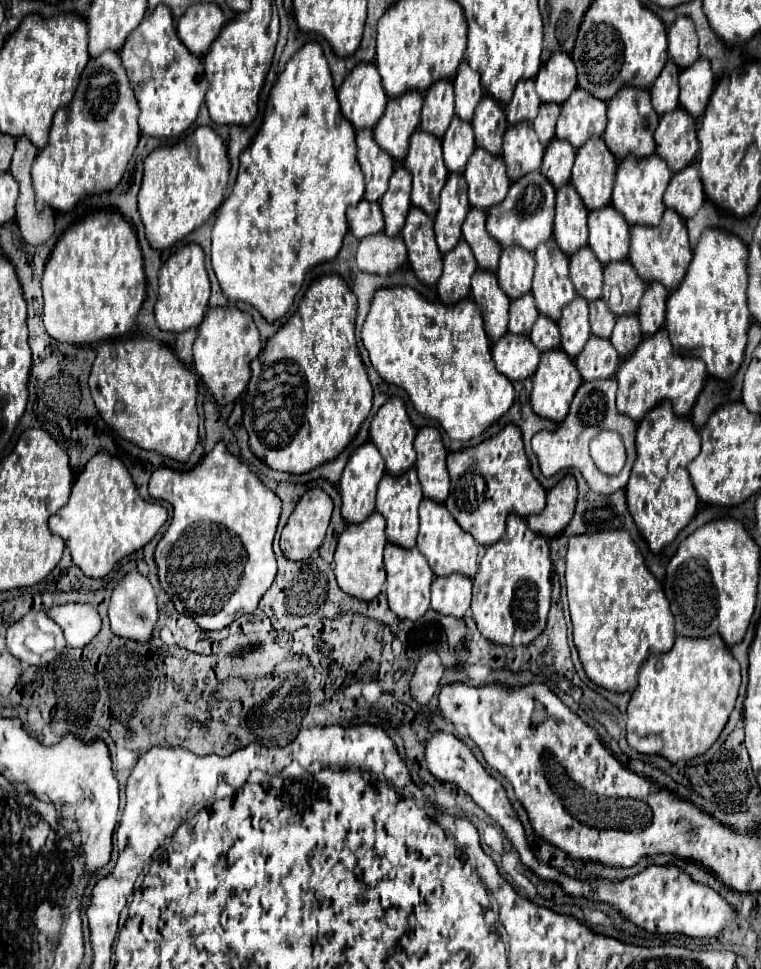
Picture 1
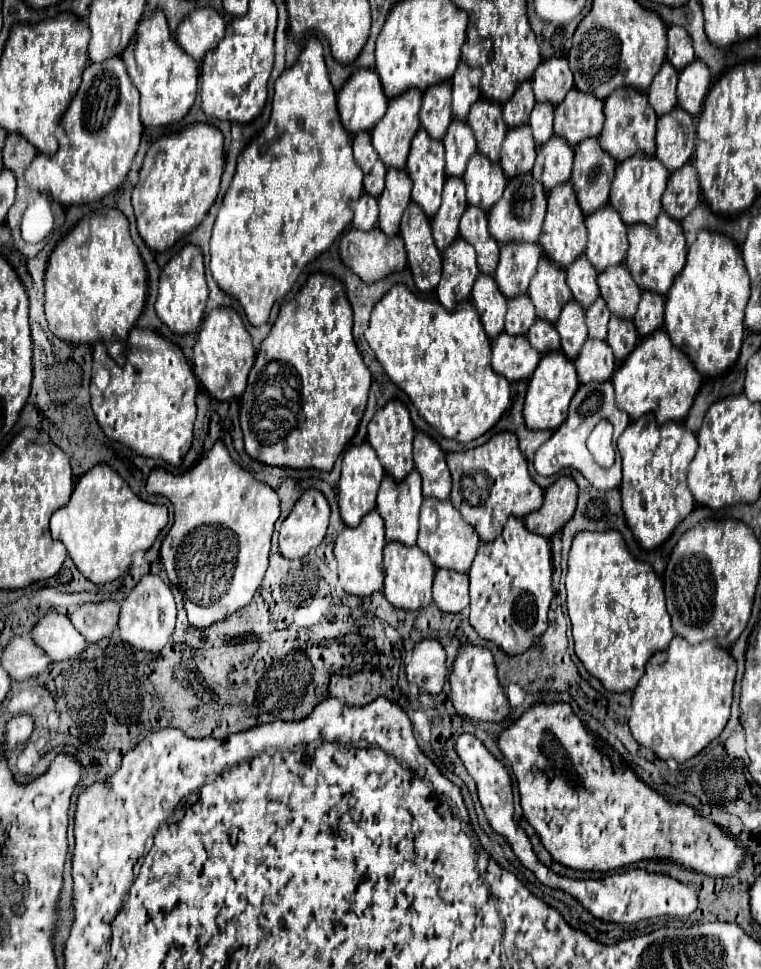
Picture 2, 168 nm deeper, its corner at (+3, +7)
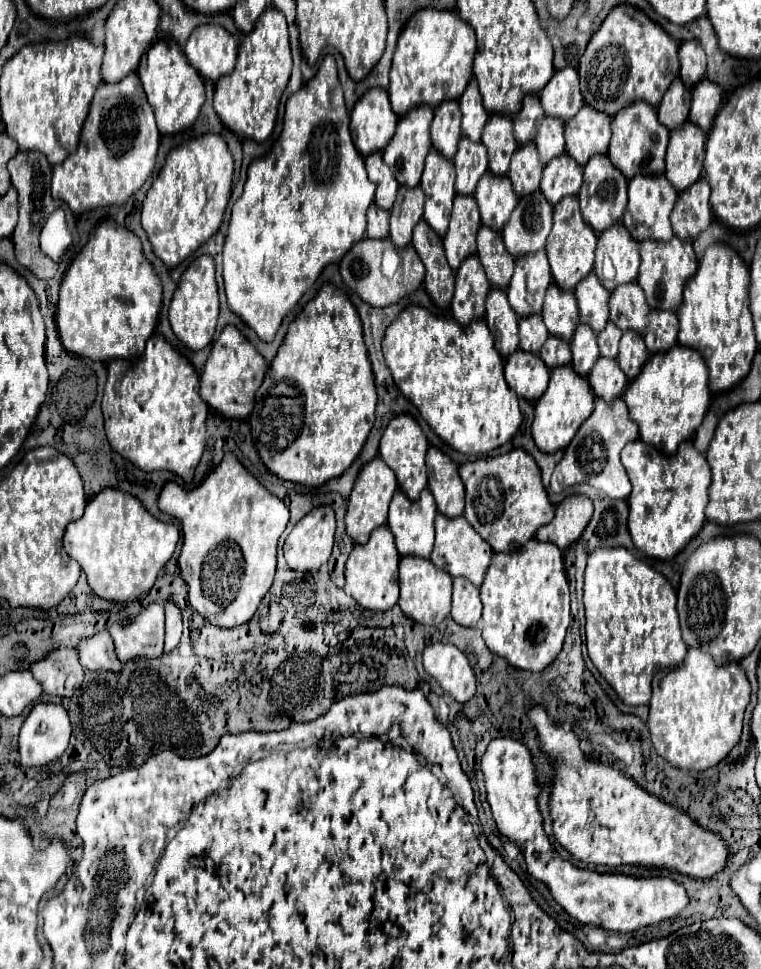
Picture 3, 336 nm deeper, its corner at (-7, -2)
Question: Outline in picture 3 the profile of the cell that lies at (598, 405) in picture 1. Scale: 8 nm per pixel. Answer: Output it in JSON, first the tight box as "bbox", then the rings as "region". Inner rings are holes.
{"bbox":[550,399,638,499],"region":[[[596,399],[596,407],[594,407],[592,415],[582,423],[578,433],[566,447],[562,461],[556,465],[556,469],[552,473],[550,489],[554,493],[560,493],[566,487],[588,481],[588,485],[596,487],[598,491],[606,493],[612,499],[628,499],[632,485],[630,485],[626,469],[620,461],[620,451],[624,449],[626,443],[630,443],[634,439],[638,439],[638,425],[634,421],[630,423],[626,403],[622,399],[616,399],[614,405],[610,407],[602,399]]]}

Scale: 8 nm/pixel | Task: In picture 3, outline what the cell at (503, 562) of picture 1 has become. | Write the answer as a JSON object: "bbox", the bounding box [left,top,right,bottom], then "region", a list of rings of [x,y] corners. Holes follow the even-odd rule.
{"bbox":[480,539,570,673],"region":[[[530,539],[522,549],[514,553],[494,553],[484,585],[480,587],[480,599],[484,603],[480,621],[482,637],[492,653],[504,657],[516,669],[534,673],[542,671],[556,659],[562,649],[566,629],[570,625],[570,591],[564,571],[564,555],[554,543]]]}

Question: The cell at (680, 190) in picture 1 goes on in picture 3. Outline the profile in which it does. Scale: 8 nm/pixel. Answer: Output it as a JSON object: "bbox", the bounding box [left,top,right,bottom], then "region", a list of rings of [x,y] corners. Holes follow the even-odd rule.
{"bbox":[672,179,712,241],"region":[[[706,179],[696,181],[692,187],[678,195],[672,211],[672,229],[680,239],[694,241],[712,223],[712,209],[708,203],[710,185]]]}

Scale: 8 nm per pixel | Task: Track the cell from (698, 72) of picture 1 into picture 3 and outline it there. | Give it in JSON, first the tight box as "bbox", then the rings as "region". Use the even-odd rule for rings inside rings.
{"bbox":[690,79,722,133],"region":[[[702,79],[692,91],[690,121],[708,133],[712,129],[720,103],[722,103],[722,87],[718,87],[716,83],[710,83],[708,79]]]}

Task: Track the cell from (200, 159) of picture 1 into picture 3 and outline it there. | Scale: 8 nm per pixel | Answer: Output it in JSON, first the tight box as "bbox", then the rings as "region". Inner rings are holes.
{"bbox":[142,135,234,269],"region":[[[220,135],[196,137],[168,153],[142,207],[142,227],[148,233],[152,251],[168,269],[190,257],[220,229],[230,199],[232,175],[234,161]]]}

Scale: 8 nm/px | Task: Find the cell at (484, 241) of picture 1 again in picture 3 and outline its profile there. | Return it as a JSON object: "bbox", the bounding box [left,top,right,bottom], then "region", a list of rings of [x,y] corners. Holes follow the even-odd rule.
{"bbox":[478,227,514,289],"region":[[[480,227],[478,231],[478,259],[482,261],[482,267],[488,275],[488,281],[492,287],[506,289],[510,283],[510,277],[514,273],[514,257],[506,251],[502,243],[502,235]]]}

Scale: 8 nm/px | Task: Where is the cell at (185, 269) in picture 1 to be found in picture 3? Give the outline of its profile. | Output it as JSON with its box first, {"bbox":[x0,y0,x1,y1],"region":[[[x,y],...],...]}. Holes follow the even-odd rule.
{"bbox":[170,255,218,351],"region":[[[210,255],[198,257],[182,275],[180,285],[172,297],[170,305],[170,325],[176,337],[194,351],[204,349],[212,343],[216,323],[218,323],[218,285],[214,277],[214,259]]]}

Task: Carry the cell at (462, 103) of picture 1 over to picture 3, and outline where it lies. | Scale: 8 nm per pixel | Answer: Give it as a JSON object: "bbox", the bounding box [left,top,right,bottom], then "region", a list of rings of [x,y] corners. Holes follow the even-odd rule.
{"bbox":[458,79,488,143],"region":[[[474,79],[468,83],[468,87],[462,93],[462,97],[458,99],[458,103],[462,109],[462,133],[468,139],[474,139],[478,143],[482,137],[482,127],[488,121],[488,113],[482,105],[482,95],[480,95]]]}

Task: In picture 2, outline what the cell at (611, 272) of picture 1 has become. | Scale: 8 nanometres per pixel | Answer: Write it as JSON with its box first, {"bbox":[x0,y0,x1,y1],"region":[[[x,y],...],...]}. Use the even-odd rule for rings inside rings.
{"bbox":[598,264,640,318],"region":[[[616,264],[598,276],[600,294],[612,314],[620,318],[632,318],[640,302],[640,288],[628,274],[626,264]]]}

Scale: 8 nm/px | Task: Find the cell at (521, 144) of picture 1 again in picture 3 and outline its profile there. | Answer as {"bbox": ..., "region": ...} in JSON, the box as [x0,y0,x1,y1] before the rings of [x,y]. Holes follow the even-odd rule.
{"bbox":[508,141,544,197],"region":[[[532,141],[520,145],[518,151],[514,153],[510,173],[508,173],[508,177],[512,181],[512,187],[514,187],[514,193],[518,197],[534,193],[540,185],[542,169],[544,169],[544,163],[538,157],[536,145]]]}

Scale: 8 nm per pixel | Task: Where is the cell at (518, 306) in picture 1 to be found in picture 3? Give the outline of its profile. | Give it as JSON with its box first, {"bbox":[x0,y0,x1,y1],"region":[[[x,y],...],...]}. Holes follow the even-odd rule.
{"bbox":[520,315,548,353],"region":[[[530,315],[526,319],[520,319],[520,349],[538,353],[548,339],[548,329],[540,315]]]}

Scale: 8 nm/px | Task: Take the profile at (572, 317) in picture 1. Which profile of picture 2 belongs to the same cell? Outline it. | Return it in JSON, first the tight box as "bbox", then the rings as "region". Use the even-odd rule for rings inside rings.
{"bbox":[554,300,588,360],"region":[[[576,300],[566,302],[554,326],[562,338],[562,352],[570,360],[574,360],[576,354],[580,352],[584,340],[588,338],[588,330],[586,330],[586,322],[584,322],[584,308]]]}

